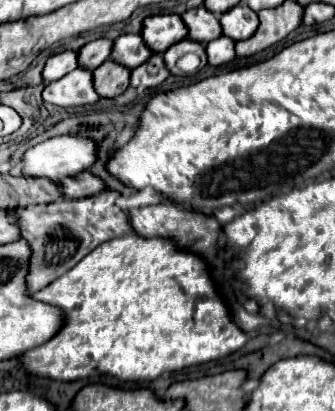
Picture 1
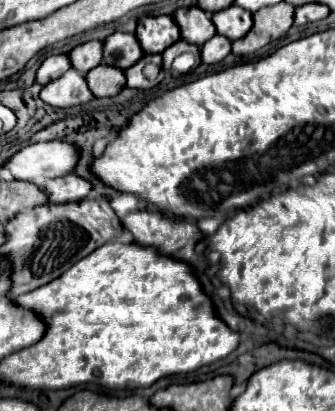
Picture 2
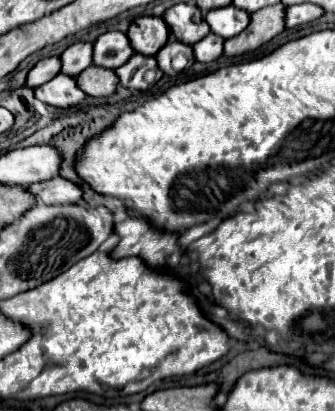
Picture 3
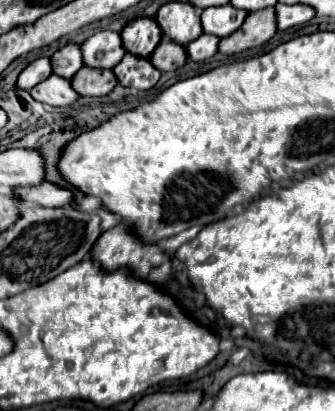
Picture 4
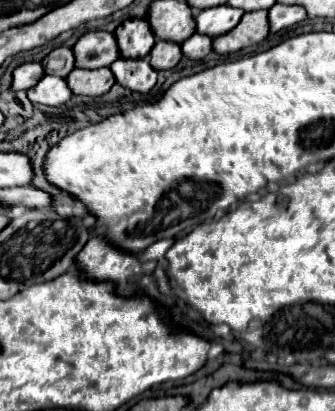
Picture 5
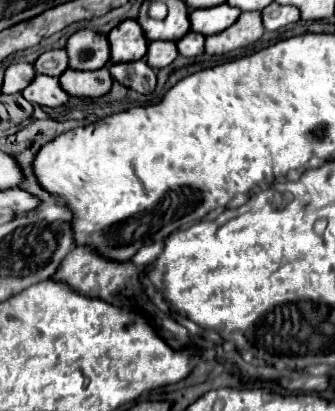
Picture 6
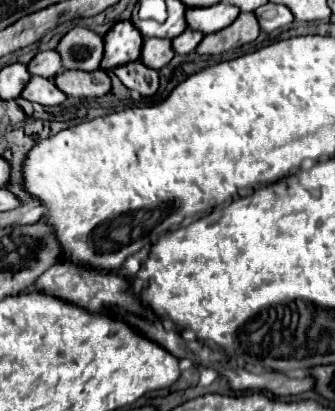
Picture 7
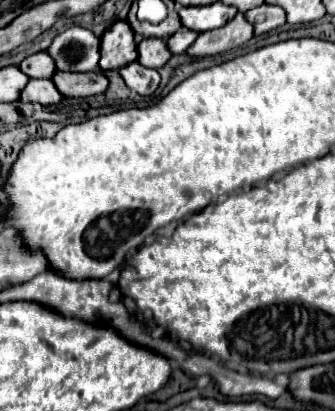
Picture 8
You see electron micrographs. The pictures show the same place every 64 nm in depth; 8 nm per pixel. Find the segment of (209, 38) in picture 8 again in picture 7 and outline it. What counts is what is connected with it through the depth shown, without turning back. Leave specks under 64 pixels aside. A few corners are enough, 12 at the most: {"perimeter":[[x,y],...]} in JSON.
{"perimeter":[[242,12],[228,28],[204,36],[198,54],[222,54],[260,34],[256,14]]}

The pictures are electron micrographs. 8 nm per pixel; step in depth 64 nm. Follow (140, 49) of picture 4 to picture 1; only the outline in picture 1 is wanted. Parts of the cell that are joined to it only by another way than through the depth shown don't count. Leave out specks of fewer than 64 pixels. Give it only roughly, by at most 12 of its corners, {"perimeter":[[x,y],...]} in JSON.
{"perimeter":[[176,14],[148,16],[142,38],[152,52],[164,52],[186,38]]}

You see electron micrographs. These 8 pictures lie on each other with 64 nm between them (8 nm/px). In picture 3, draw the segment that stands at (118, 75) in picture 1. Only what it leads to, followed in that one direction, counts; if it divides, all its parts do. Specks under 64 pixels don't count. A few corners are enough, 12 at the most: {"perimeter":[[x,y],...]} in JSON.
{"perimeter":[[90,66],[78,74],[88,96],[112,96],[120,84],[114,70]]}

